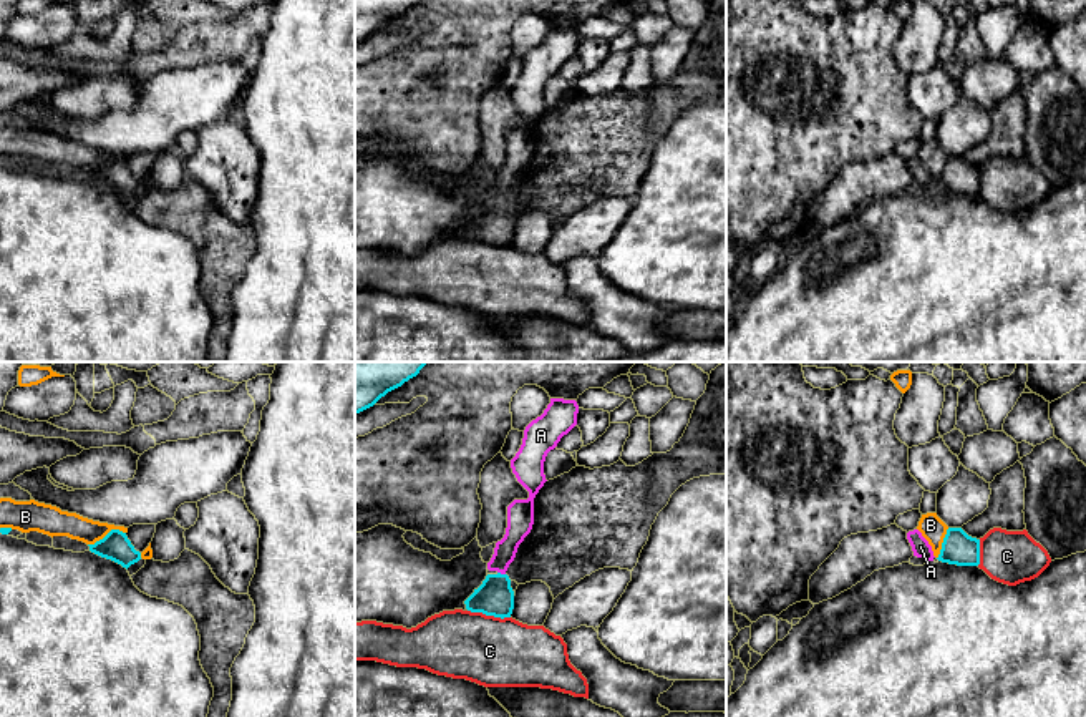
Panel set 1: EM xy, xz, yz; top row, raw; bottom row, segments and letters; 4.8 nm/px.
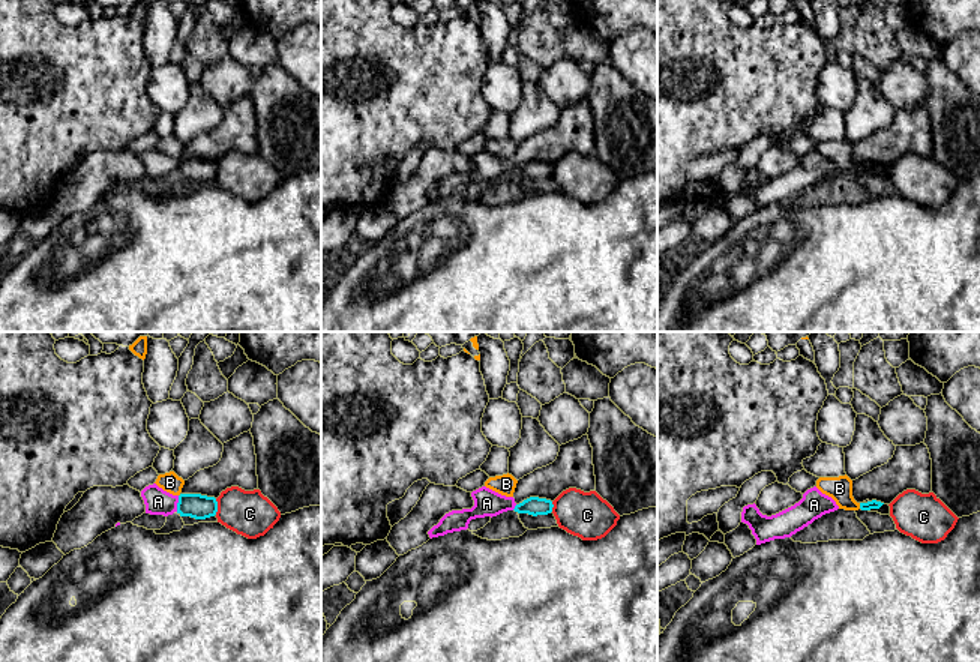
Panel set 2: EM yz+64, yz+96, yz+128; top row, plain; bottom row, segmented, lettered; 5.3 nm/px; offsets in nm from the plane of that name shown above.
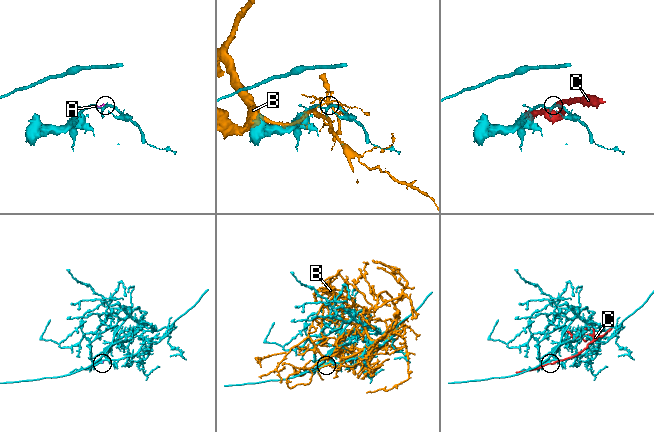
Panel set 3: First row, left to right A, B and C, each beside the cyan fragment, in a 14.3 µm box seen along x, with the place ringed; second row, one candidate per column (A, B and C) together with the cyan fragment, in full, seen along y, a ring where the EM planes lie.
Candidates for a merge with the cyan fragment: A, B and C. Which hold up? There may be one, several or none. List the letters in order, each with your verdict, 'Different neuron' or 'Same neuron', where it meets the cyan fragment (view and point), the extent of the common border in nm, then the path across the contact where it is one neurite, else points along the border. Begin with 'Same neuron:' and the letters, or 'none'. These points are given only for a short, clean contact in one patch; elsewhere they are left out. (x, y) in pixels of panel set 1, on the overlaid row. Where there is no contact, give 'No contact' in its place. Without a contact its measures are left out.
Same neuron: none
A: Different neuron. Touches cyan at xz (499, 573). Shared border 40 nm. Boundary: xz (498, 571), (504, 575)
B: Different neuron. Touches cyan at xy (108, 533). Shared border 200 nm
C: Different neuron. Touches cyan at xz (489, 614). Shared border 220 nm

